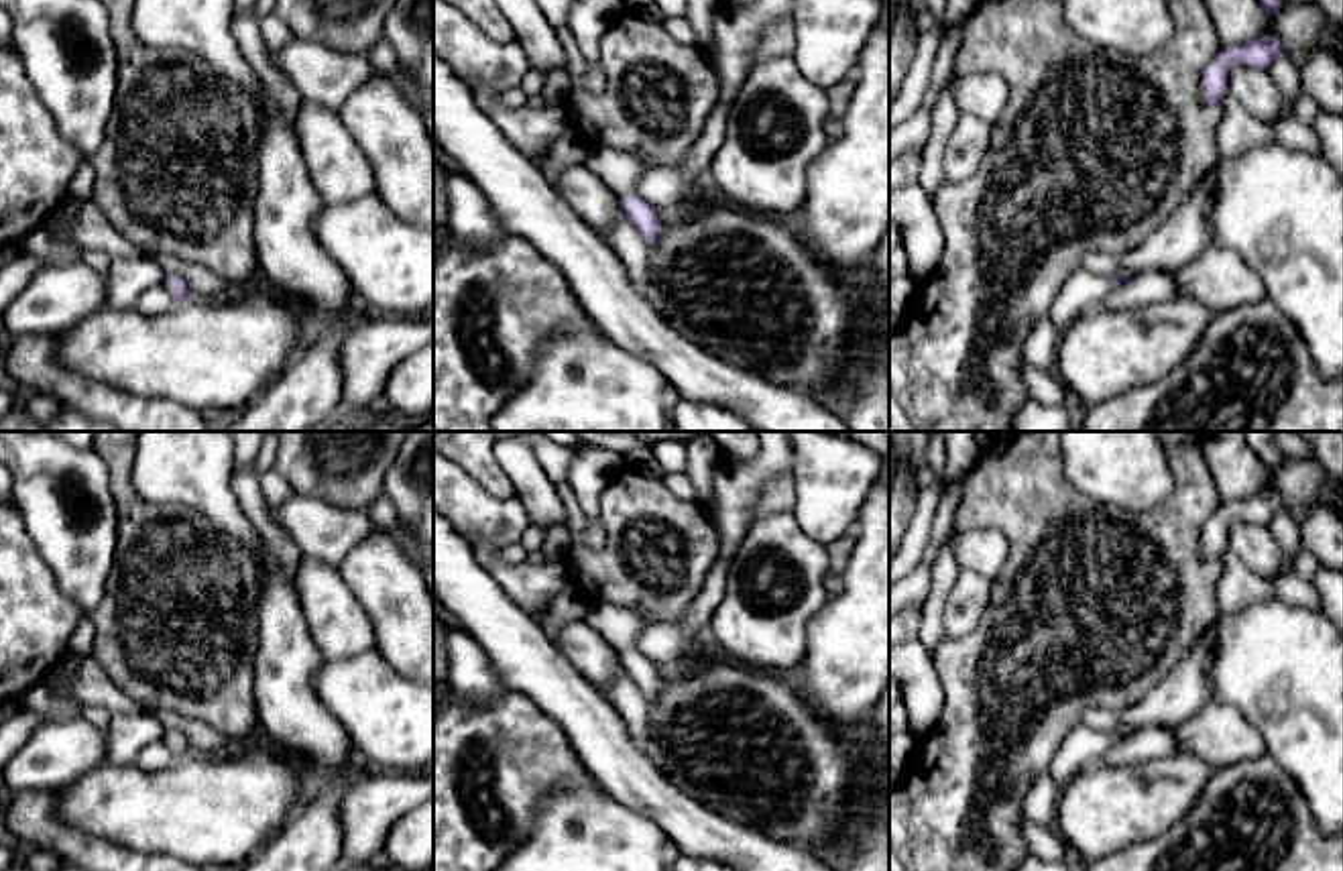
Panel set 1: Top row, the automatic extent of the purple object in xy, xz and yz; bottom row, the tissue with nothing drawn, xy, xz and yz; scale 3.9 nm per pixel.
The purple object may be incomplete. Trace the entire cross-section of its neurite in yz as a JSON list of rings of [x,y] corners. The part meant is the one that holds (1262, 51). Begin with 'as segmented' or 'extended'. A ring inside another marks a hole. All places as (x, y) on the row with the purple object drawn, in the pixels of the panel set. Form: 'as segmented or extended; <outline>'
as segmented; [[[1260,35],[1245,45],[1221,49],[1203,69],[1201,100],[1221,104],[1227,96],[1227,75],[1235,65],[1247,63],[1256,69],[1268,69],[1278,57],[1284,57],[1284,51],[1276,35]]]

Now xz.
extended; [[[590,149],[584,165],[615,191],[625,218],[637,228],[647,246],[655,246],[661,220],[635,191],[637,181],[651,167],[639,157],[615,149]]]

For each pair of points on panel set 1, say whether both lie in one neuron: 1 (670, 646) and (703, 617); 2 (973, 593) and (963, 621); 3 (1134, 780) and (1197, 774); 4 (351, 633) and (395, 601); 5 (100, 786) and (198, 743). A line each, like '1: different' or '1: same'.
1: same
2: same
3: same
4: same
5: different

